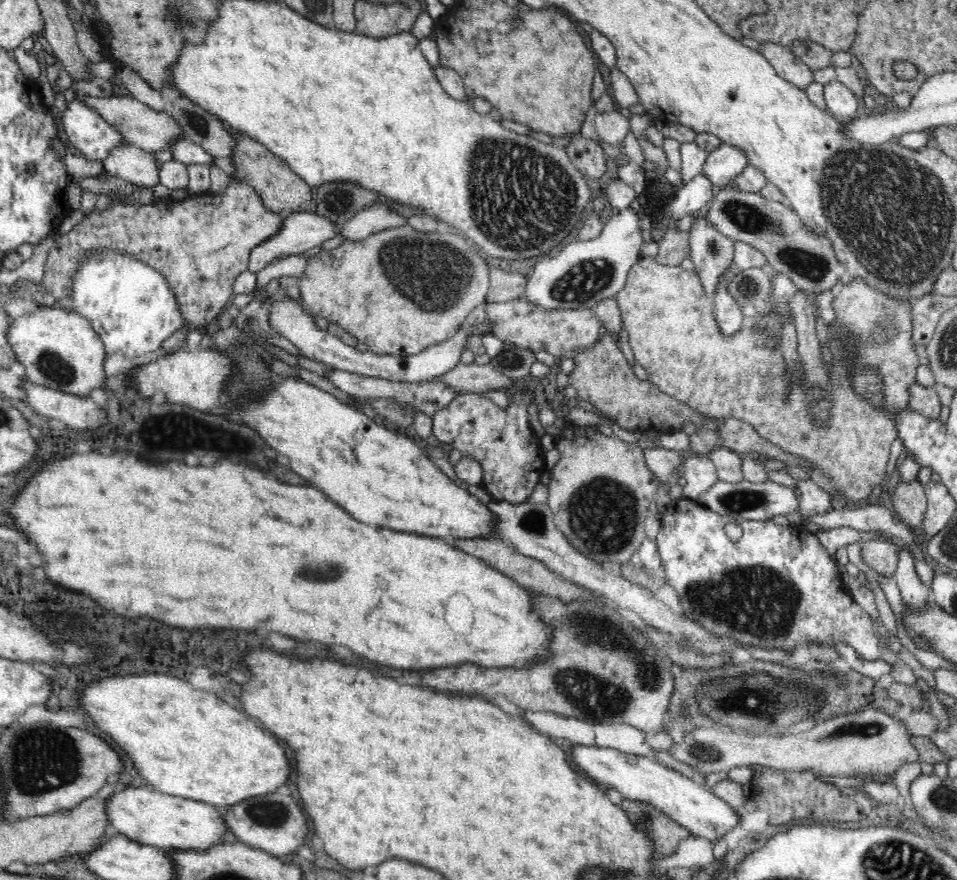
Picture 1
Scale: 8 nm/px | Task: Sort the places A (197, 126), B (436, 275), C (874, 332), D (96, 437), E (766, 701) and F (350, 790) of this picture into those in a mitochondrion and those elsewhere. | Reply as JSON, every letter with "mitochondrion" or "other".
{"A":"mitochondrion","B":"mitochondrion","C":"mitochondrion","D":"other","E":"mitochondrion","F":"other"}

